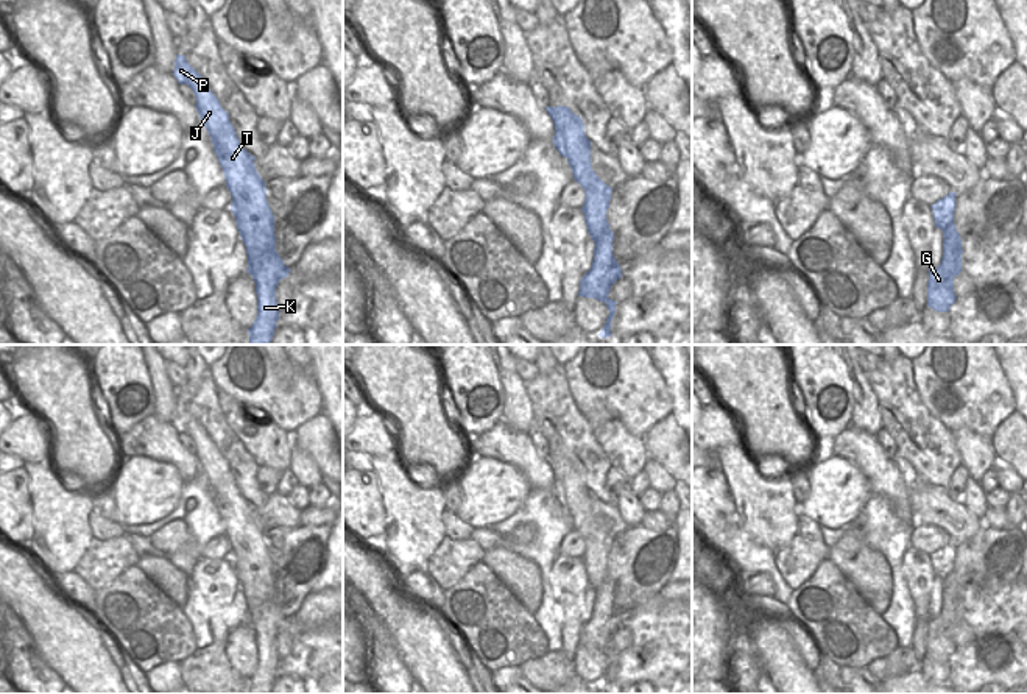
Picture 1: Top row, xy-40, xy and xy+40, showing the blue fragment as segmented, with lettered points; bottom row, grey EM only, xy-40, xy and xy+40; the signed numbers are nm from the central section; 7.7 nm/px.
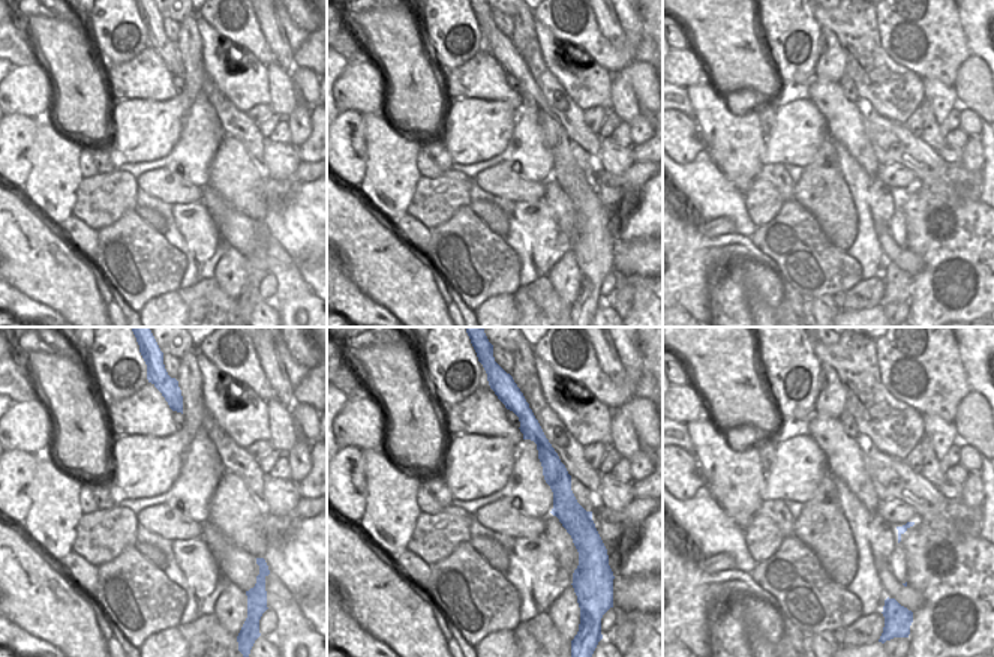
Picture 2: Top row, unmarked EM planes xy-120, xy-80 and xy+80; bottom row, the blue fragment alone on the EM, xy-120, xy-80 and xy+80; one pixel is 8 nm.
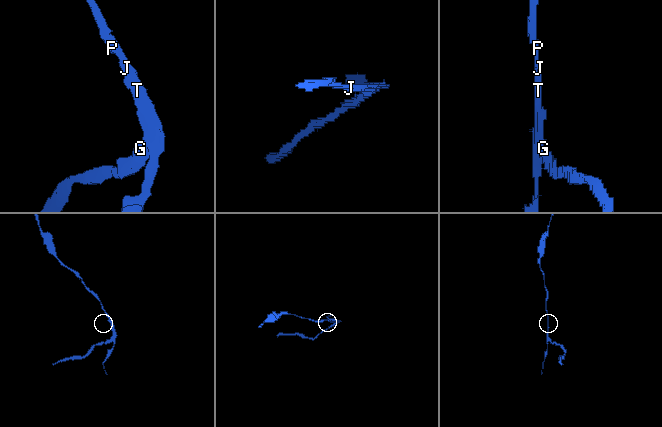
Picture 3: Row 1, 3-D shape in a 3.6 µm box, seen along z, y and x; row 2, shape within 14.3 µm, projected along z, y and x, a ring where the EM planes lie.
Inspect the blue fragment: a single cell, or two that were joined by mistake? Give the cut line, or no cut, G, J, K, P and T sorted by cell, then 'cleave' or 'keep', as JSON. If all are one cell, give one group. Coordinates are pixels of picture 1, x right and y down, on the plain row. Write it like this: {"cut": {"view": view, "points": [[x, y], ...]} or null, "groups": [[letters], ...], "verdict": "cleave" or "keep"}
{"cut": {"view": "xy-40", "points": [[250, 594], [265, 601], [256, 612], [251, 624]]}, "groups": [["G"], ["J", "K", "P", "T"]], "verdict": "cleave"}

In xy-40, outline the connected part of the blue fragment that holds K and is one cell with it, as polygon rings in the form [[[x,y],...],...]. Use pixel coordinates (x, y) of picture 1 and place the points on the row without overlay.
[[[176,404],[173,424],[195,443],[195,457],[223,518],[226,536],[232,544],[231,560],[245,596],[266,600],[254,614],[257,666],[248,678],[248,694],[270,694],[279,669],[276,636],[288,625],[290,618],[276,600],[274,565],[266,551],[265,530],[256,519],[256,507],[242,496],[229,463],[184,404]]]

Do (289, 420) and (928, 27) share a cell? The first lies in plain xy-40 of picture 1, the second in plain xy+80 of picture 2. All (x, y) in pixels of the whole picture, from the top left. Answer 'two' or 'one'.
one

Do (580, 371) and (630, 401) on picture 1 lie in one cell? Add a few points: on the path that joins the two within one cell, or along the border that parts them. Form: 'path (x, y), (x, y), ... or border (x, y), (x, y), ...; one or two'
path (592, 379), (602, 389), (617, 389); one

